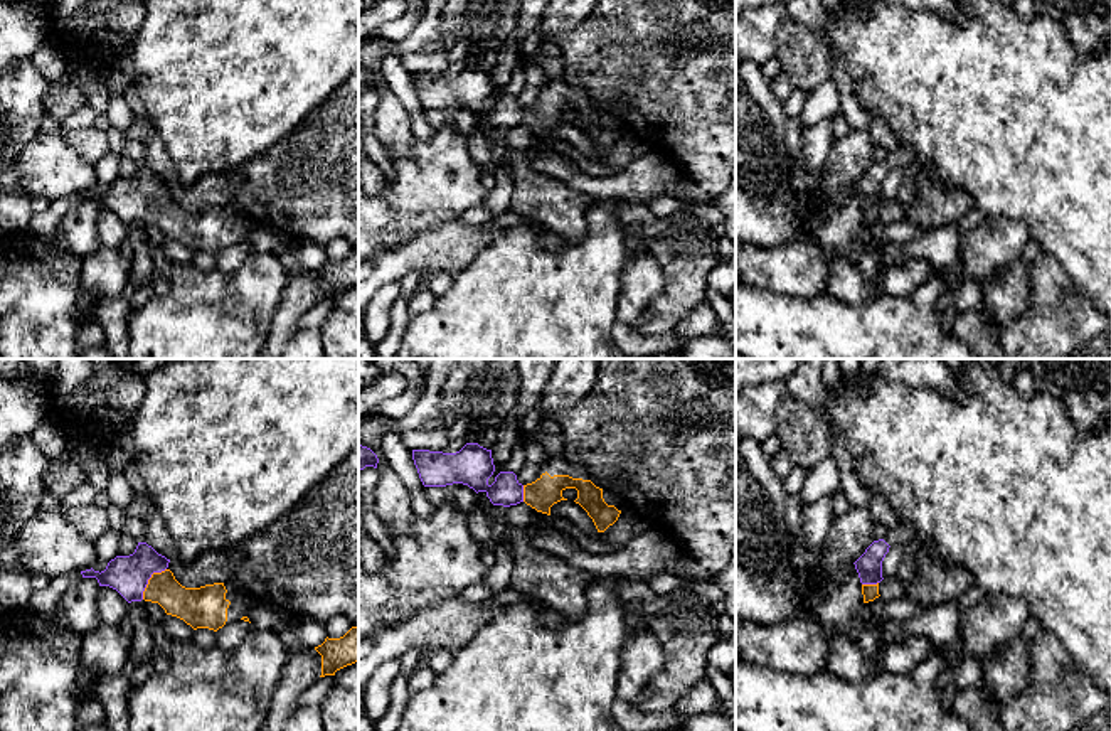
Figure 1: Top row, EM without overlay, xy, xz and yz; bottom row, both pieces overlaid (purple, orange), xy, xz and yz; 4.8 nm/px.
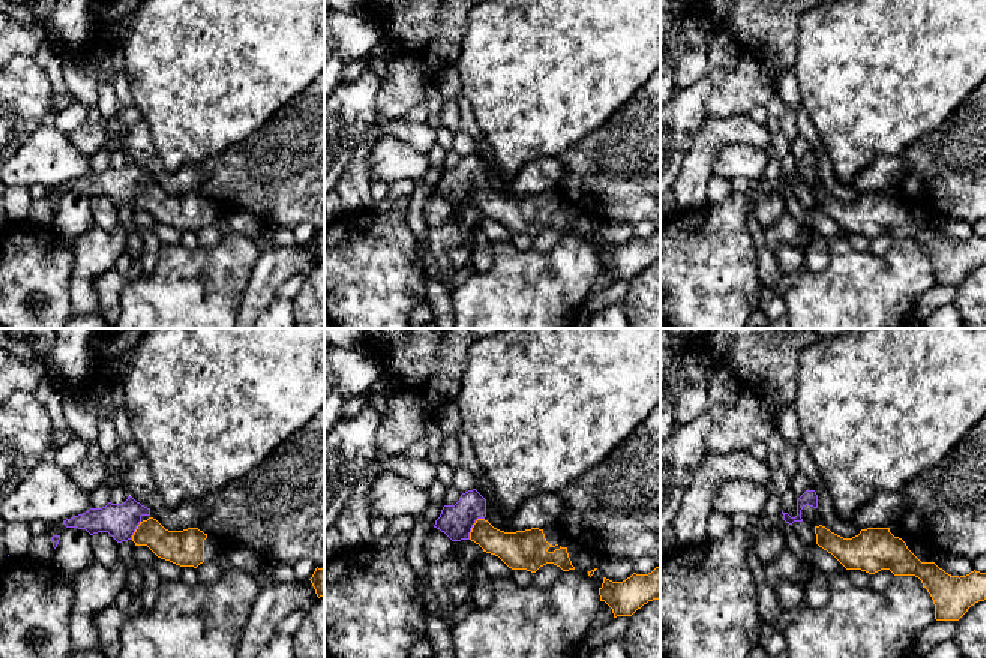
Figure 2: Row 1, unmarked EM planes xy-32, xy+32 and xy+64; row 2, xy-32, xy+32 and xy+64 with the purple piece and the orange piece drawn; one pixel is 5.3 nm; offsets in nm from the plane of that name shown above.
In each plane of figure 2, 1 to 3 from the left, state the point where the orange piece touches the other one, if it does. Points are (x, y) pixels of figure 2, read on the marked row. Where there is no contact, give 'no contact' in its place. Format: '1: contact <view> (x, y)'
1: contact xy-32 (135, 528)
2: contact xy+32 (471, 526)
3: no contact

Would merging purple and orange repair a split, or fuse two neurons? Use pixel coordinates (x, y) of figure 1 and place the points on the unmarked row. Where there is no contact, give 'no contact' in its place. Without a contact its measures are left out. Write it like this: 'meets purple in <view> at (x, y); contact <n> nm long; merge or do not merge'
meets purple in xy at (148, 201); contact 190 nm long; merge

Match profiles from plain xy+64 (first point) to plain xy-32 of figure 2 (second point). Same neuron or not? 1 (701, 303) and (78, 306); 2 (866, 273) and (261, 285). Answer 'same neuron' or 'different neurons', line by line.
1: different neurons
2: different neurons

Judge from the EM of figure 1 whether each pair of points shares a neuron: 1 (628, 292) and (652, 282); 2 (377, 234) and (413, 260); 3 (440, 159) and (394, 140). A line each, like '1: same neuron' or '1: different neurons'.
1: same neuron
2: different neurons
3: different neurons

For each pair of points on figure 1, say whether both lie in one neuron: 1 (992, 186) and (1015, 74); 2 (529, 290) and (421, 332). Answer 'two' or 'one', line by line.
1: one
2: one

